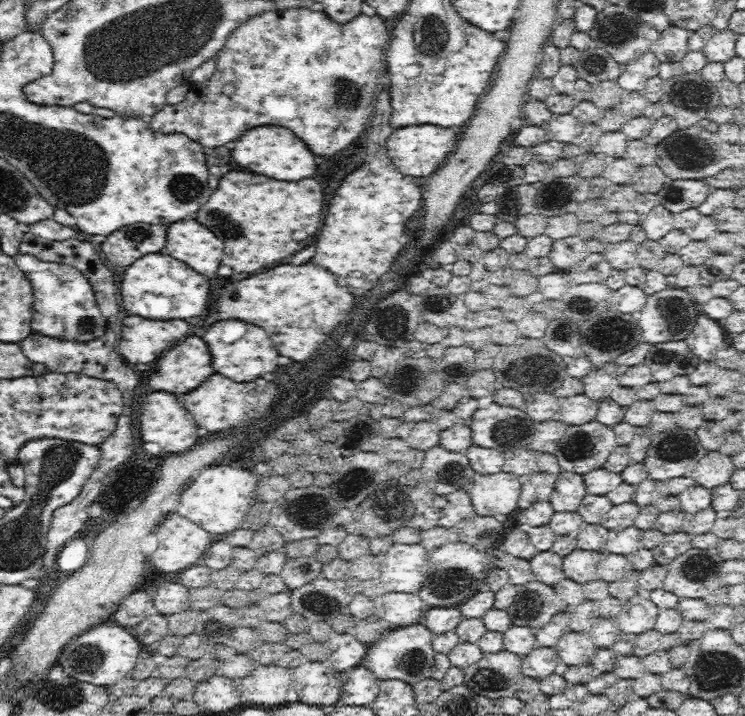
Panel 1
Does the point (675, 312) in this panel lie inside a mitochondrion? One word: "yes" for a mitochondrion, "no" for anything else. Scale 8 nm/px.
yes

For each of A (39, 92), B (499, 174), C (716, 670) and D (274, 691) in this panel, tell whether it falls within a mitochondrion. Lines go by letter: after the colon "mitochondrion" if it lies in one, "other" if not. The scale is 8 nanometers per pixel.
A: other
B: other
C: mitochondrion
D: other

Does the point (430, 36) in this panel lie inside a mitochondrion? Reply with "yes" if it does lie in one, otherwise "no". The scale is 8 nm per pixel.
yes

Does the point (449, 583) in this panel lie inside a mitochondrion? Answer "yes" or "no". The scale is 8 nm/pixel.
yes

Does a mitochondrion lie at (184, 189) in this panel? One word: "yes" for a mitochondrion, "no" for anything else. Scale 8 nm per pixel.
yes

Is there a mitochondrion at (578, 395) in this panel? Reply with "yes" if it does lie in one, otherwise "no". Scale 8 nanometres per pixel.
no

